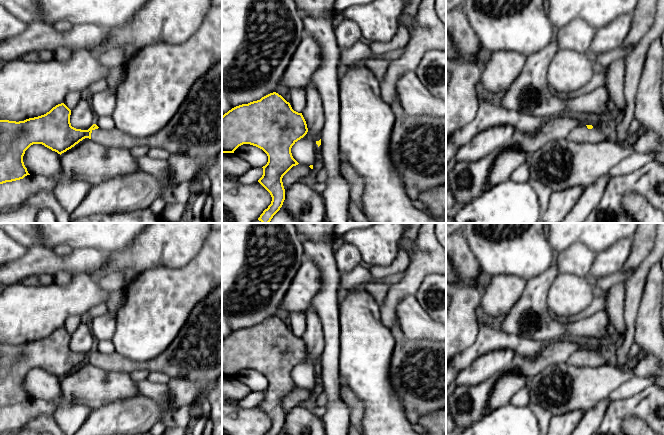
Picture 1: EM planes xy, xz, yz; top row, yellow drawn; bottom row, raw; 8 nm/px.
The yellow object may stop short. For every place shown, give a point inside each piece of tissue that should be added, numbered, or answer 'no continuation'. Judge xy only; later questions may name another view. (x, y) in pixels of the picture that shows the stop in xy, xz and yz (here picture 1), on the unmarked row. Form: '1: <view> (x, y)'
1: xy (195, 354)

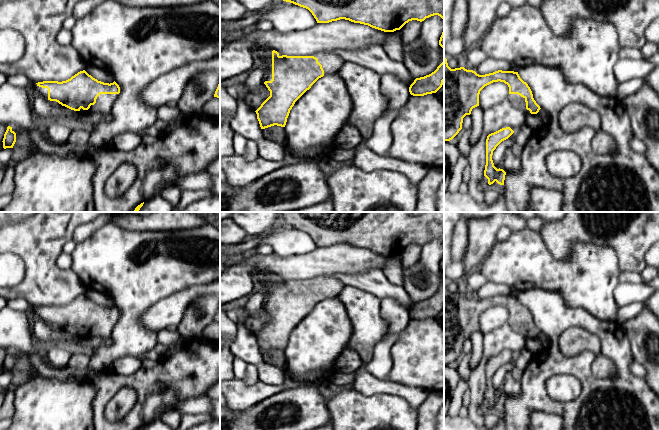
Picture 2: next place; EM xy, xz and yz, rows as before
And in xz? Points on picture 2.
1: xz (266, 281)

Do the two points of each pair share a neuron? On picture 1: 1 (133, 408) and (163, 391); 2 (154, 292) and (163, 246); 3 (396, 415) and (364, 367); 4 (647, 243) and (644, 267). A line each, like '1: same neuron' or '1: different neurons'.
1: different neurons
2: different neurons
3: same neuron
4: different neurons

